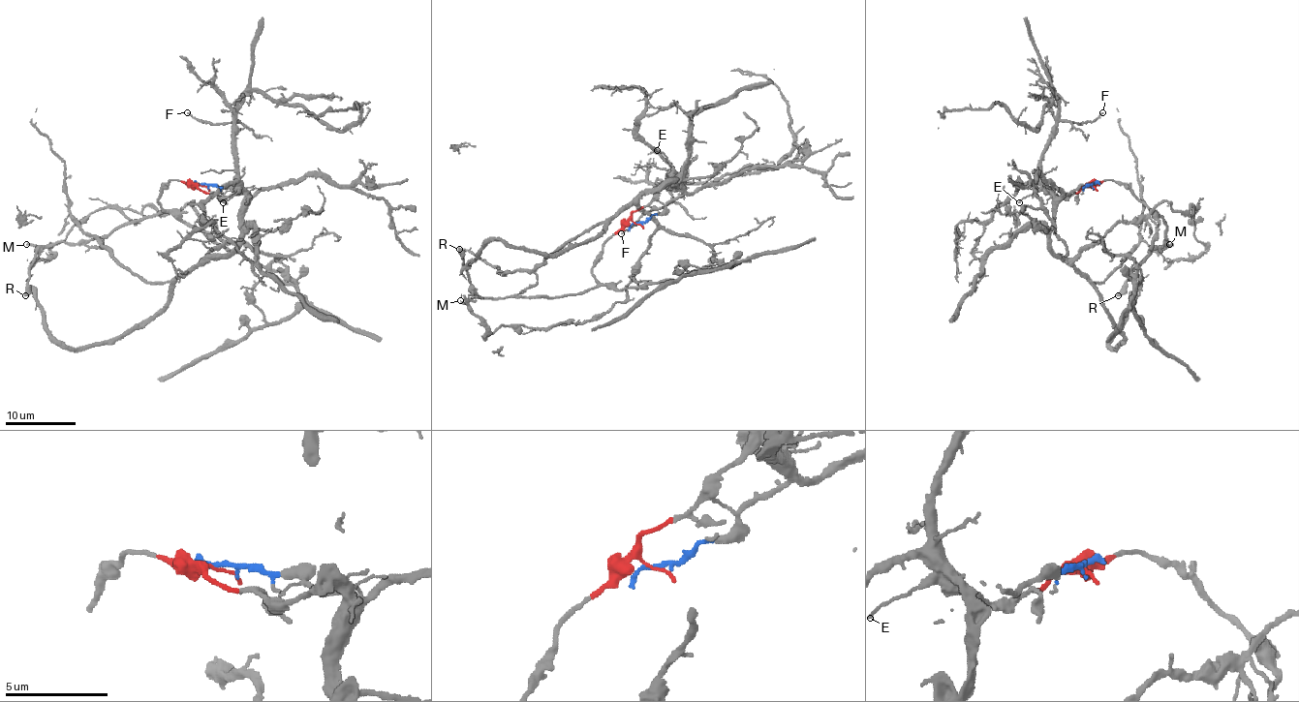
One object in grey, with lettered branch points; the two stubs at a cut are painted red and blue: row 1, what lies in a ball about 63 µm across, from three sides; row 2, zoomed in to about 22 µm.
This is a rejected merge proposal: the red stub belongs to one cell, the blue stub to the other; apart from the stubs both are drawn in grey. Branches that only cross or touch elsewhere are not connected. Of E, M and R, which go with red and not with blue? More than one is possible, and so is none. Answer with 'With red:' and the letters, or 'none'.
With red: E, M, R

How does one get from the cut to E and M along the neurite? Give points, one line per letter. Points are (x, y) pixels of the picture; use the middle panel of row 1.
E: (634, 224), (632, 215), (664, 188), (672, 172), (672, 166), (656, 149)
M: (634, 224), (623, 226), (603, 245), (593, 267), (596, 285), (589, 290), (554, 297), (460, 301)

